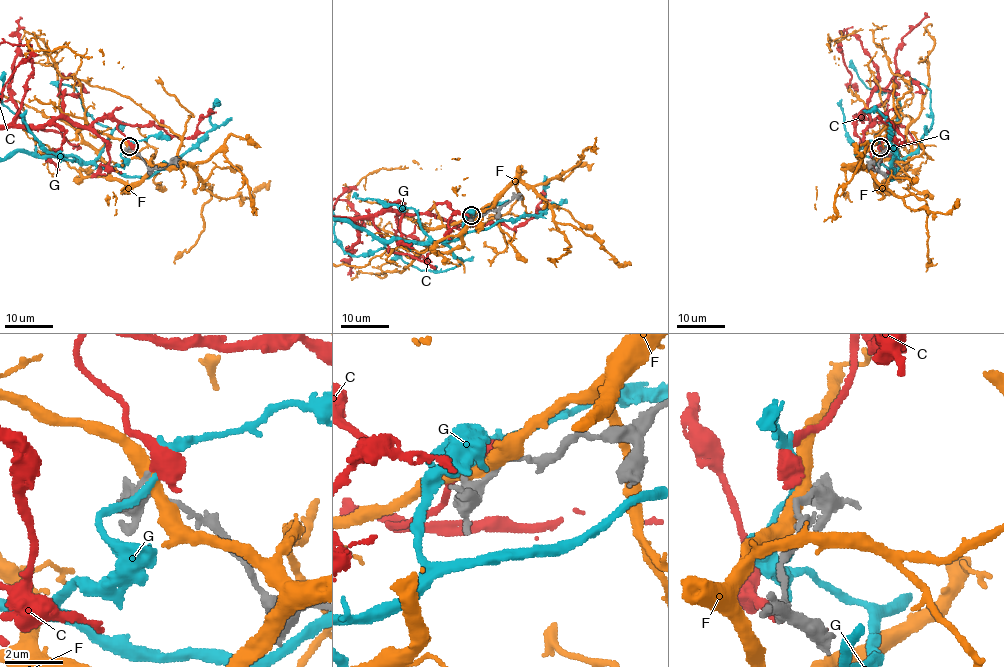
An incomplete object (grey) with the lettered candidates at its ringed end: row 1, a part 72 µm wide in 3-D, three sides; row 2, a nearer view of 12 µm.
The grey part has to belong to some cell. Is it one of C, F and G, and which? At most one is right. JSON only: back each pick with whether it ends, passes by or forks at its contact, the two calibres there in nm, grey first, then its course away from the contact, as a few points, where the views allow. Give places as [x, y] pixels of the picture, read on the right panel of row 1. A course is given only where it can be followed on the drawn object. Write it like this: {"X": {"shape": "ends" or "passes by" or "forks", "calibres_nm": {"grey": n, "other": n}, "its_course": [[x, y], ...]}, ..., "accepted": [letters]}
{"C": {"shape": "forks", "calibres_nm": {"grey": 150, "other": 340}}, "accepted": ["C"]}

